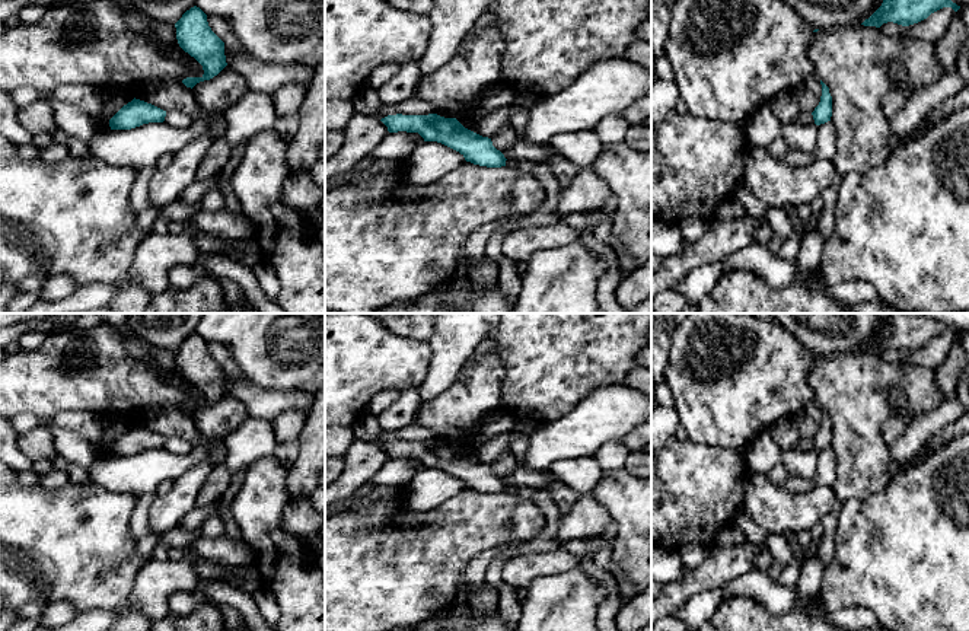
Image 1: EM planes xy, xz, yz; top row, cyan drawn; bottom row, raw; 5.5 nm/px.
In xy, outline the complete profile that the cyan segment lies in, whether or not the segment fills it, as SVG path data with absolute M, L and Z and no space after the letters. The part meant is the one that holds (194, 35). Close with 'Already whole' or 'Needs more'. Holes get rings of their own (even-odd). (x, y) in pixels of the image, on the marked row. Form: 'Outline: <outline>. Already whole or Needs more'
Outline: M197 6L187 10L175 23L179 47L194 57L204 70L201 77L187 77L182 83L194 87L197 83L217 76L226 66L224 42L211 31L207 15Z. Already whole

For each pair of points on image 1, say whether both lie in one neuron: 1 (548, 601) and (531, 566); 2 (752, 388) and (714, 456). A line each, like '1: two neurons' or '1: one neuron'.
1: two neurons
2: two neurons

